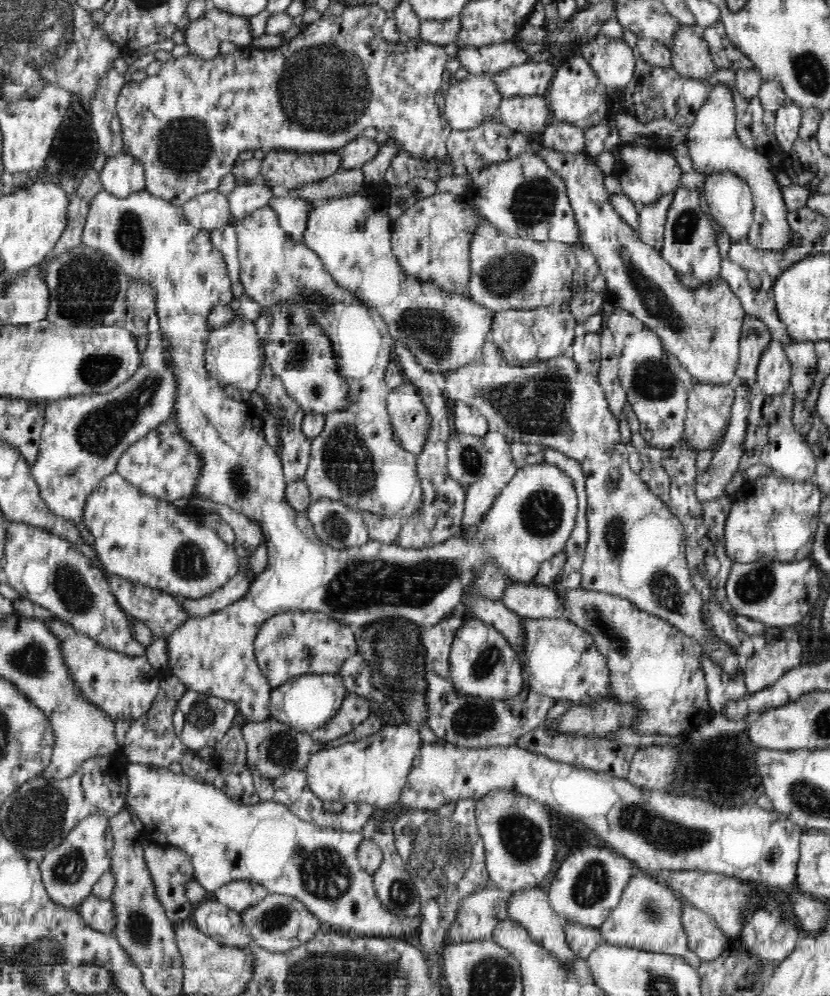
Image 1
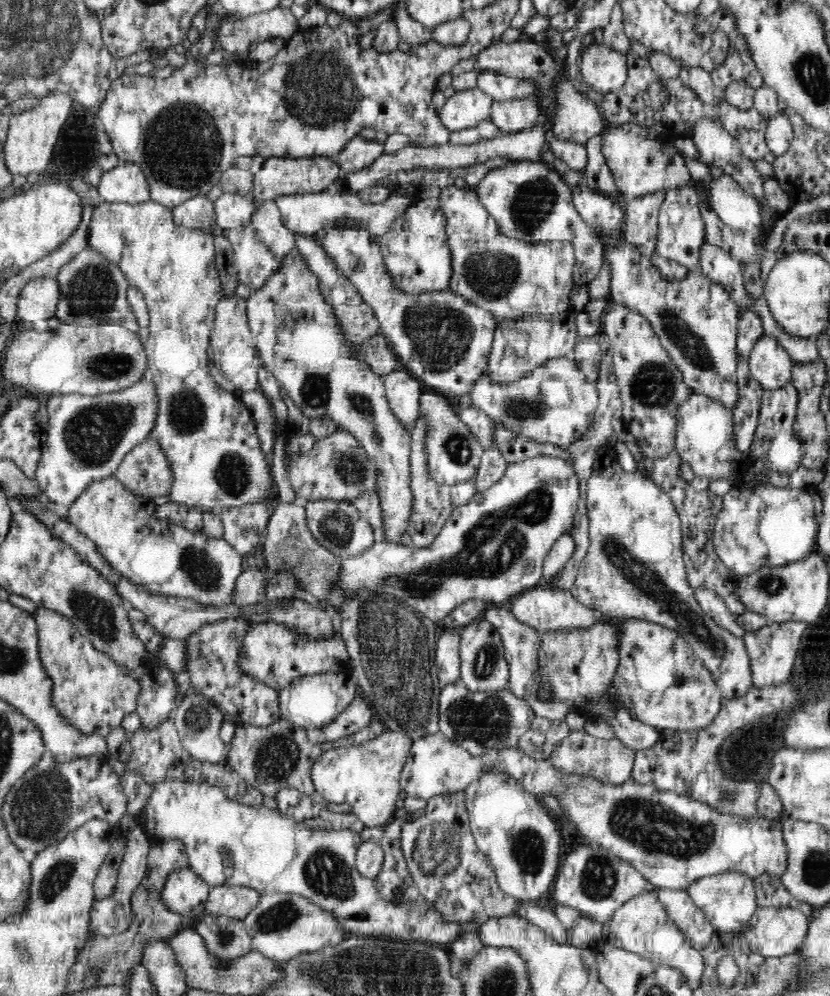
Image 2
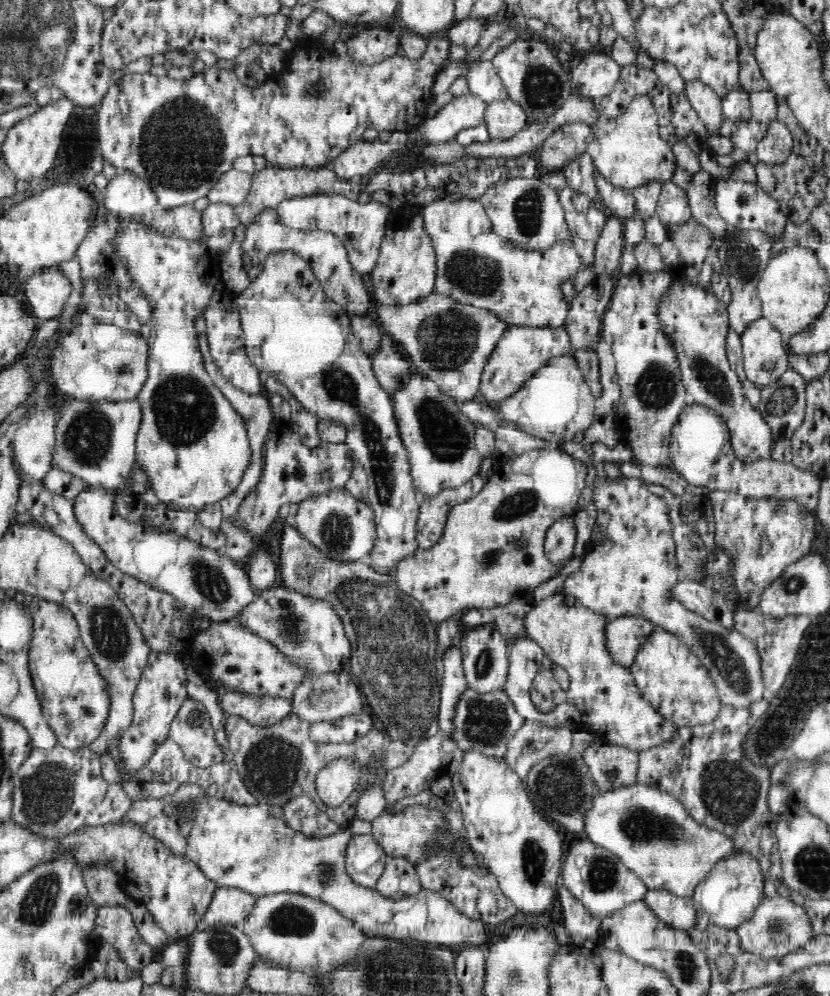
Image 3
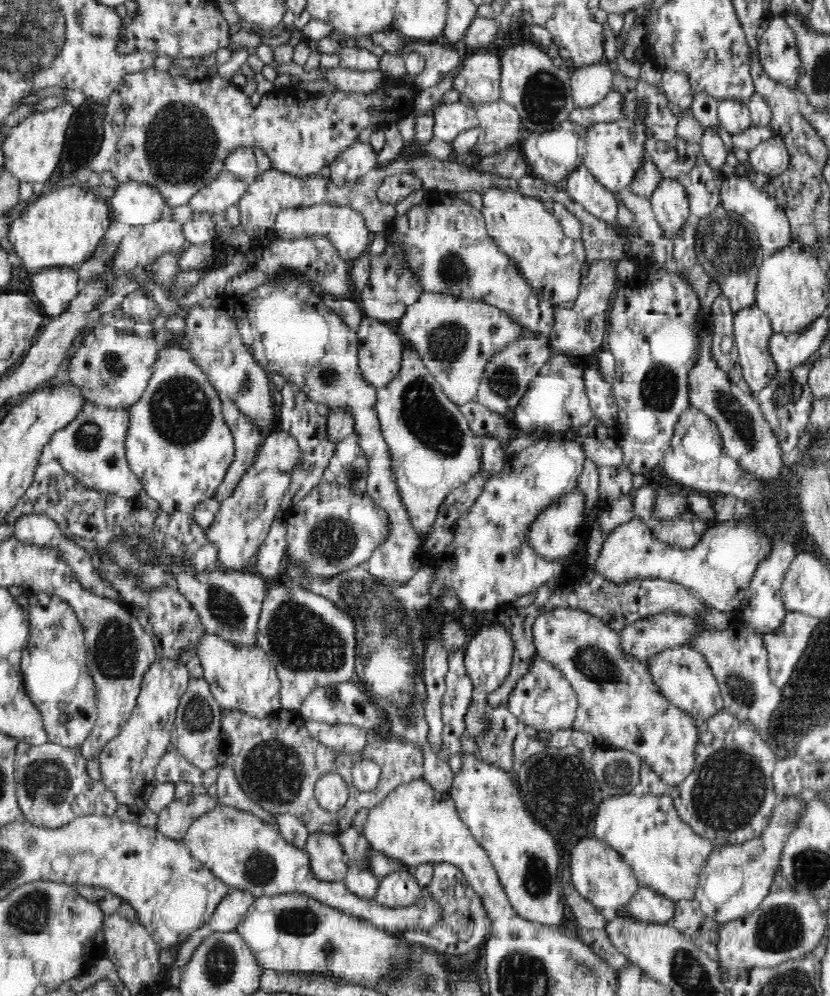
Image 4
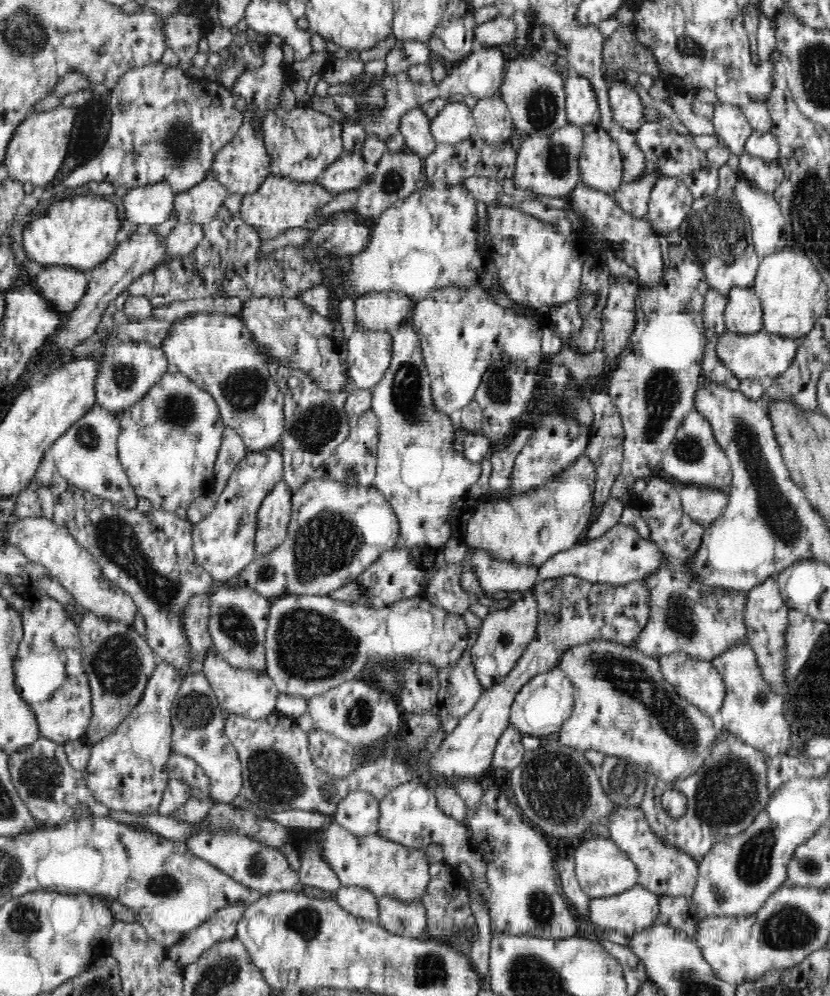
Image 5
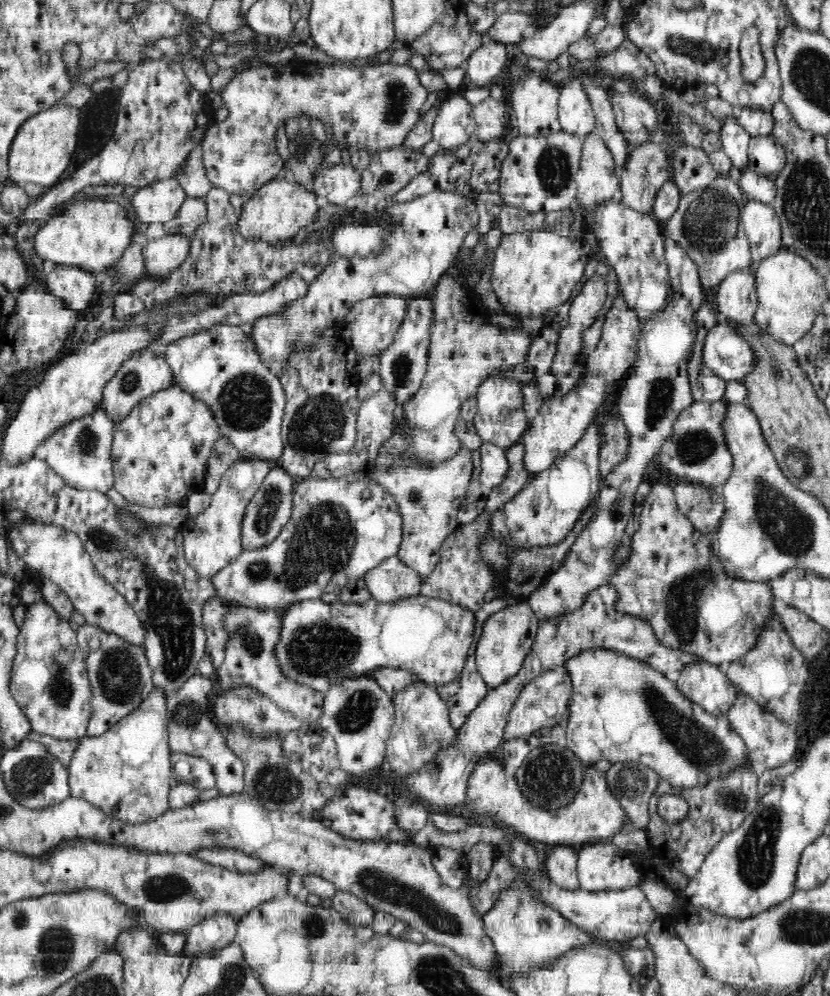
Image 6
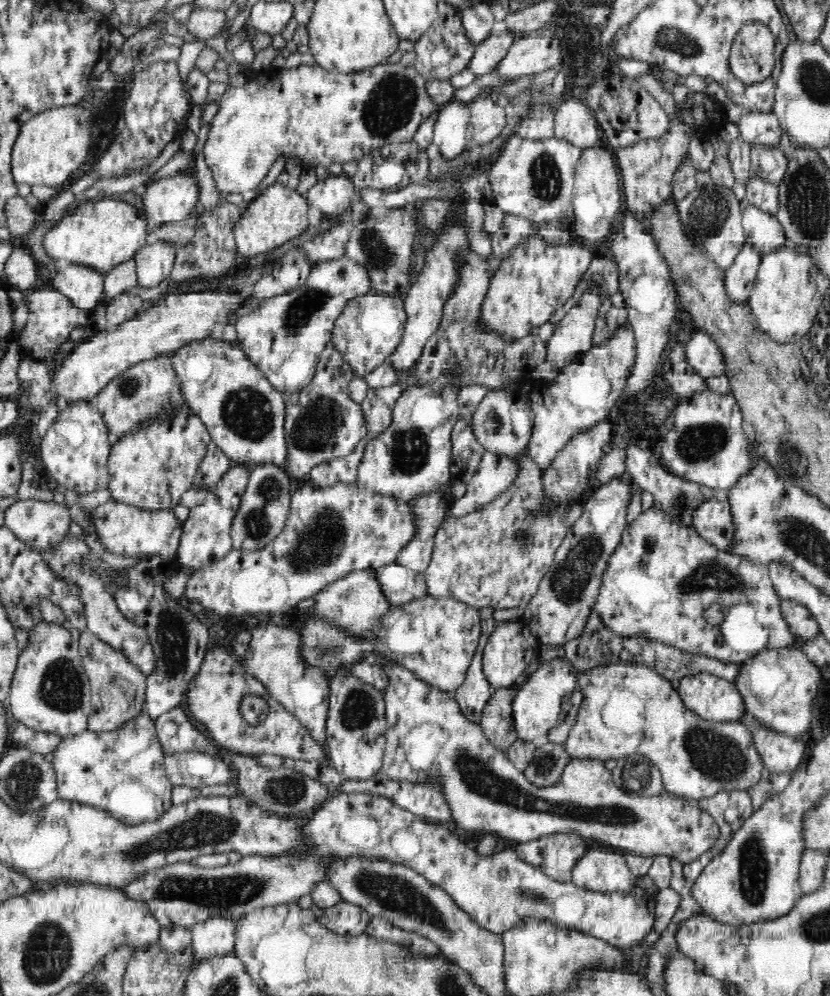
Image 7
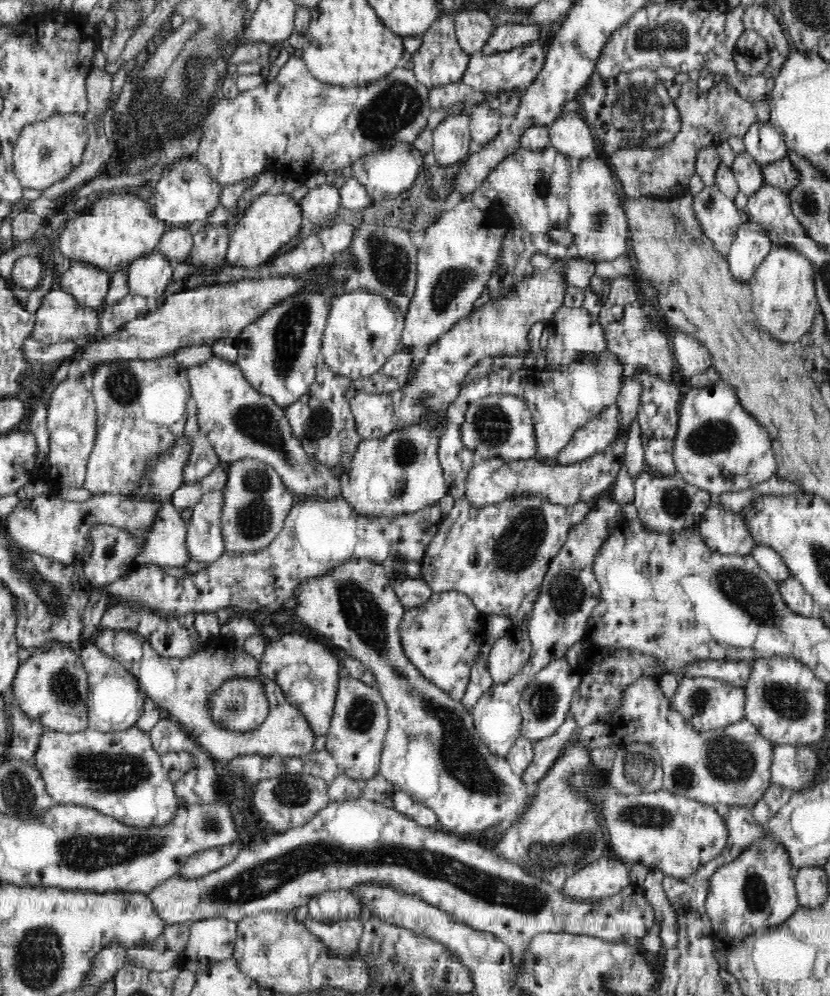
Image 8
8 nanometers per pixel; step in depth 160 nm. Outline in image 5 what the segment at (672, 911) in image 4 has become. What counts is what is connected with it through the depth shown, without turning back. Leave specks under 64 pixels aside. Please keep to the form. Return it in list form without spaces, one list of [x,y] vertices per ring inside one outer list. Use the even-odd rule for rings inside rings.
[[[636,884],[635,888],[620,895],[590,900],[590,922],[601,929],[618,930],[628,937],[656,923],[658,914],[660,914],[660,896],[640,884]]]

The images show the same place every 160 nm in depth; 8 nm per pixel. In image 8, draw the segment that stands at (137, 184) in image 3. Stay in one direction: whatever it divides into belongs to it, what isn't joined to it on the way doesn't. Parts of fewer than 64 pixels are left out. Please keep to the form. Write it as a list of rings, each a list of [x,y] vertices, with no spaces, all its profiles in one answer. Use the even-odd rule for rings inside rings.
[[[182,161],[170,170],[162,174],[162,177],[154,189],[152,189],[150,204],[152,205],[152,213],[161,222],[164,222],[164,230],[178,227],[179,225],[189,225],[195,220],[206,219],[212,210],[220,204],[221,188],[209,177],[206,168],[197,161]]]

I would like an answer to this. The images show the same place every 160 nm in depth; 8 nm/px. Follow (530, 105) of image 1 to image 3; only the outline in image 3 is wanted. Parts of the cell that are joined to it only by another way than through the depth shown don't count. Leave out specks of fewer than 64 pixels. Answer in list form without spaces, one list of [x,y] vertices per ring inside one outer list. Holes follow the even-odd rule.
[[[512,98],[488,102],[484,118],[490,132],[490,140],[492,138],[510,140],[529,124],[524,107]]]

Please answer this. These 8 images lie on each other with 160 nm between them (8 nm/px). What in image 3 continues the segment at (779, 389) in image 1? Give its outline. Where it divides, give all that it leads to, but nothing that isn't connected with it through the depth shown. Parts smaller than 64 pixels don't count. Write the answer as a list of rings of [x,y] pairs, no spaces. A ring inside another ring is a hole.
[[[765,318],[756,320],[741,336],[742,353],[744,353],[744,381],[752,381],[760,387],[774,384],[784,372],[788,372],[790,361],[787,357],[785,342],[781,334]]]

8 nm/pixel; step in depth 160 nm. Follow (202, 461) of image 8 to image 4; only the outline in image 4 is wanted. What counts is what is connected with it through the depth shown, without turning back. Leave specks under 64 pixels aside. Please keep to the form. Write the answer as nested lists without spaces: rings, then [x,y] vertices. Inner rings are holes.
[[[224,393],[219,397],[223,406],[224,419],[226,419],[226,424],[230,427],[230,431],[234,435],[234,443],[236,443],[236,456],[234,456],[232,466],[230,466],[230,470],[228,470],[228,474],[226,474],[224,482],[220,484],[214,498],[221,503],[234,494],[242,476],[248,472],[248,468],[252,468],[265,436],[262,429],[258,427],[258,423],[254,423],[254,418],[242,414],[243,411],[234,399]]]

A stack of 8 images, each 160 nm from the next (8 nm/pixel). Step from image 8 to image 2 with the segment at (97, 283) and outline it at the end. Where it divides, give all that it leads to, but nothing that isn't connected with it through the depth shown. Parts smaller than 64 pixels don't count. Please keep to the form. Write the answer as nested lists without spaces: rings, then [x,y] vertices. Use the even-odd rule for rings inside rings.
[[[36,277],[30,279],[16,299],[18,320],[34,323],[36,320],[48,320],[55,316],[59,288],[54,278]]]

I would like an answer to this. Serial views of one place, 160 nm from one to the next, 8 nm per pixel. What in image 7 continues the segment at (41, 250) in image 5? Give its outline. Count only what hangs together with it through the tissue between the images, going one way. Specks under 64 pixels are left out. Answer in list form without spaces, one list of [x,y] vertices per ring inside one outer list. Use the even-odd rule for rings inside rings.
[[[108,199],[80,204],[70,215],[64,214],[61,220],[53,223],[53,228],[44,234],[44,250],[54,260],[68,260],[102,274],[108,273],[118,264],[135,259],[138,249],[148,242],[147,222],[138,211],[132,204]]]

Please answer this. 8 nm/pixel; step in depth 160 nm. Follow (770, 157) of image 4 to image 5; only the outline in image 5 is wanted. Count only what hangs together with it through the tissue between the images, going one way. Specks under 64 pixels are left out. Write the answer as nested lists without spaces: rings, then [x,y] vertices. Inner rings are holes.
[[[742,153],[740,158],[740,177],[748,180],[754,188],[758,188],[767,194],[773,194],[782,183],[784,170],[779,160],[767,162],[764,158]]]

